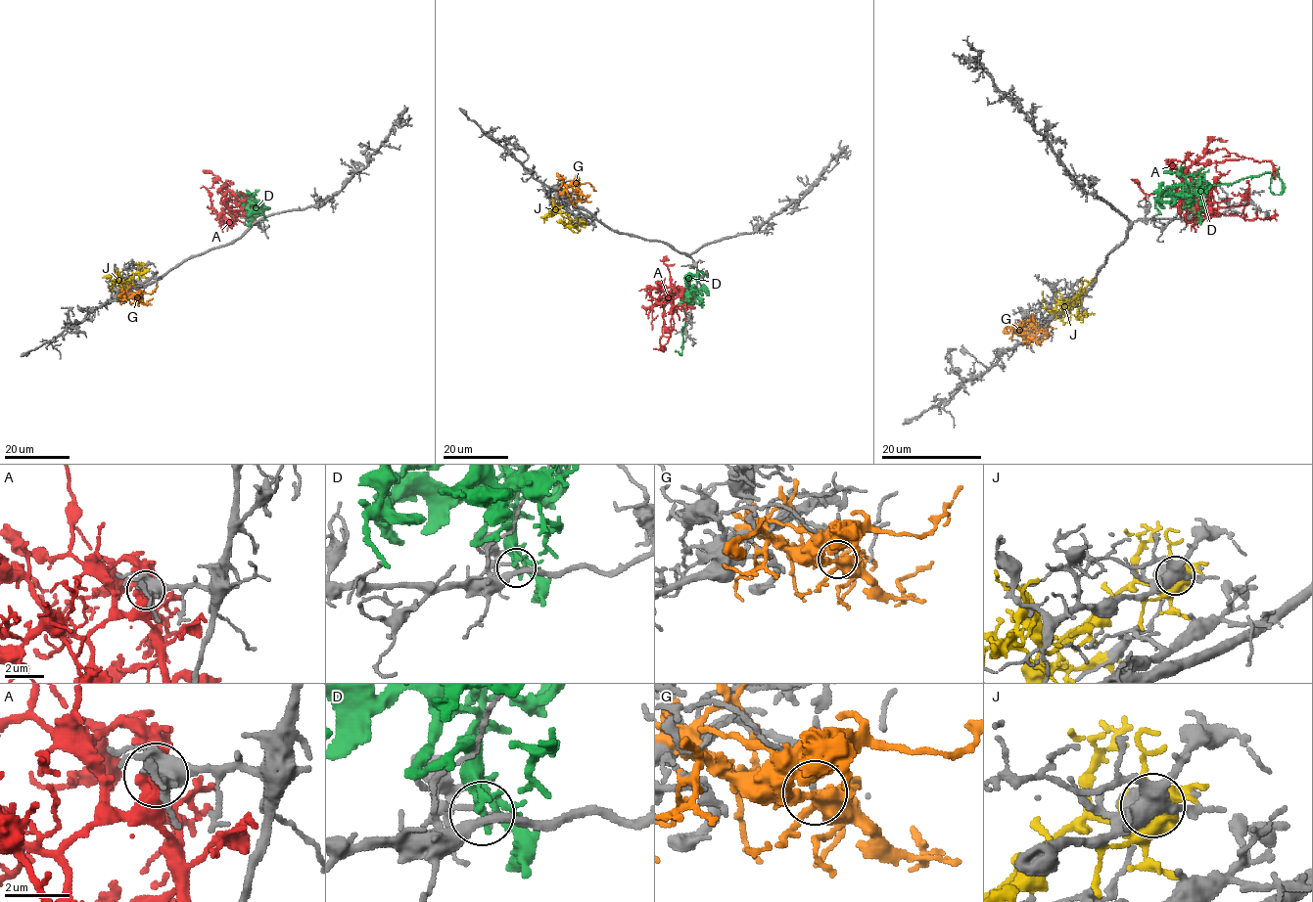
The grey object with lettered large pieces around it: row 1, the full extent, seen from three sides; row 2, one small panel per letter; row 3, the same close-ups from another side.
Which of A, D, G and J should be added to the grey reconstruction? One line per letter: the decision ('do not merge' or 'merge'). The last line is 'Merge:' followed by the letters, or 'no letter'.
A: do not merge
D: do not merge
G: do not merge
J: do not merge
Merge: no letter

